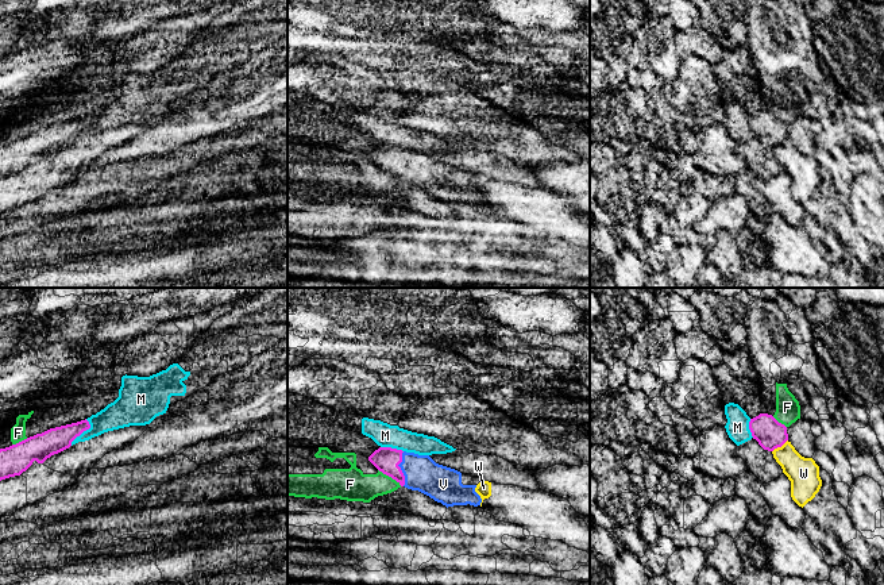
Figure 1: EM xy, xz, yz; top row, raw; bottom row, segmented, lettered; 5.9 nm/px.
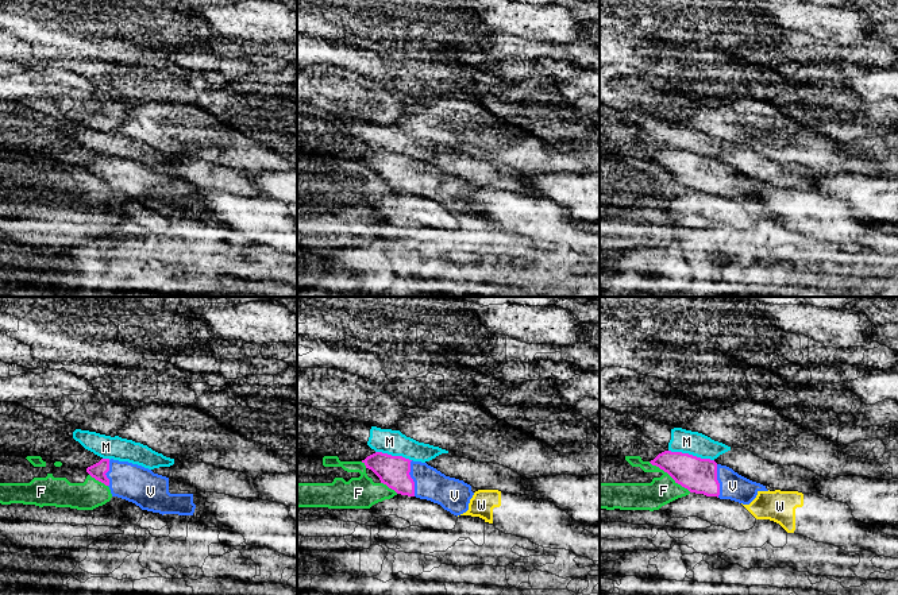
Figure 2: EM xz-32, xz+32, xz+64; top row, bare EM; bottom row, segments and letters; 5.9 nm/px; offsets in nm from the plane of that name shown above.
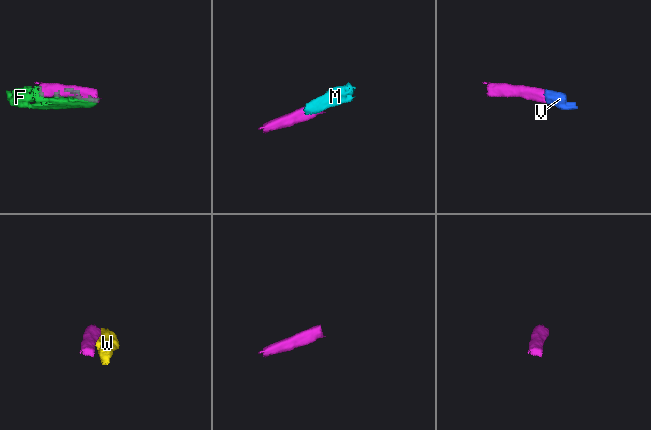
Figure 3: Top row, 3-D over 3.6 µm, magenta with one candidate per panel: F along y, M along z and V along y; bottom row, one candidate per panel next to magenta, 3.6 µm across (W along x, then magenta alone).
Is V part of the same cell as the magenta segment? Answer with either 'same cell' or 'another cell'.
same cell

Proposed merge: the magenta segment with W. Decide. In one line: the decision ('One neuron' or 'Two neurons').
Two neurons

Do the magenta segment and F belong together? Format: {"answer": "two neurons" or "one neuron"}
{"answer": "two neurons"}

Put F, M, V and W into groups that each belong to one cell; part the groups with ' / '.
F / M / V / W

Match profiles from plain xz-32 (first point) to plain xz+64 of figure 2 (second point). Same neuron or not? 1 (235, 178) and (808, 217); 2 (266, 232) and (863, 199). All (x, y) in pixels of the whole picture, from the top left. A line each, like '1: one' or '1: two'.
1: two
2: two

